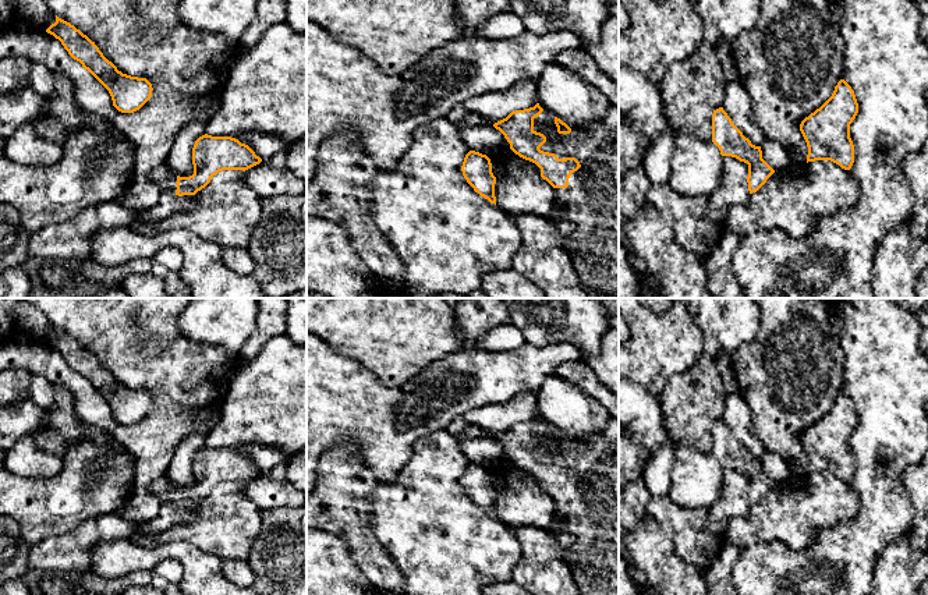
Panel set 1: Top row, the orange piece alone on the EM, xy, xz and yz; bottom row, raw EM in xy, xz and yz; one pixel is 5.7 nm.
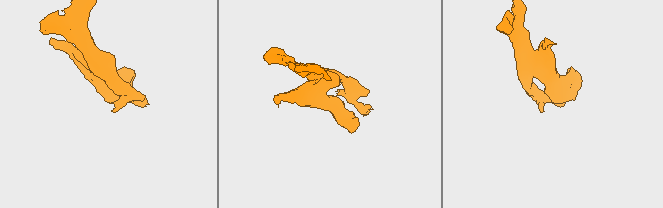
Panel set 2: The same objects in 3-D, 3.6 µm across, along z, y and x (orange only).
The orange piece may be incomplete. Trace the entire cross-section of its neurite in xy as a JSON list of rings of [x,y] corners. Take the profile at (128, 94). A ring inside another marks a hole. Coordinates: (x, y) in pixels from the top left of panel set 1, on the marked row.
[[[56,15],[47,29],[61,42],[68,54],[79,61],[110,93],[113,106],[121,113],[139,110],[152,96],[152,84],[146,78],[123,74],[109,61],[86,35]]]

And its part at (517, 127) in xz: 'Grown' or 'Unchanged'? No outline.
Grown

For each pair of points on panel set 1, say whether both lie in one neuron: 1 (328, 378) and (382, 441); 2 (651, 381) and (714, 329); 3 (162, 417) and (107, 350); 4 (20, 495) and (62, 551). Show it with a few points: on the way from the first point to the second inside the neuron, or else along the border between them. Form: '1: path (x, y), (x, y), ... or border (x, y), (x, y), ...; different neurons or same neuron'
1: path (340, 393), (372, 425); same neuron
2: border (687, 312), (701, 333), (702, 350); different neurons
3: path (162, 397), (127, 360); same neuron
4: border (81, 521), (64, 532), (45, 537), (29, 548); different neurons

